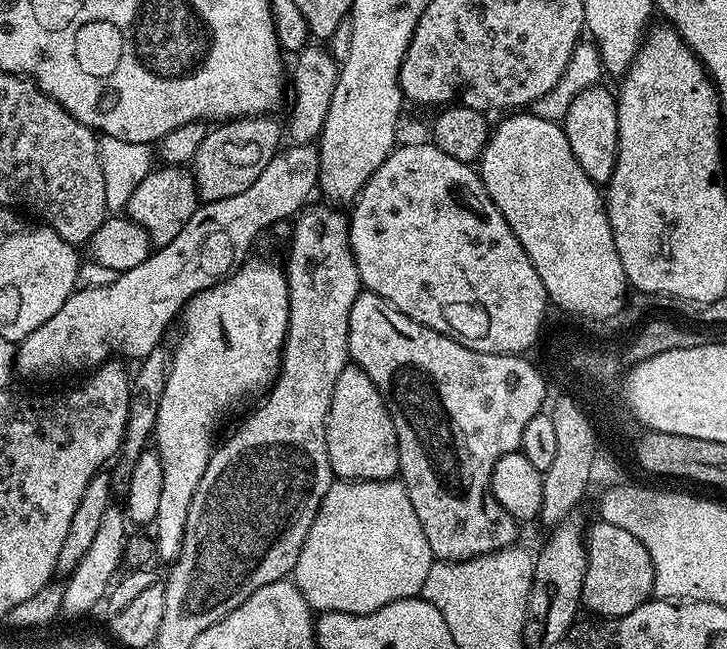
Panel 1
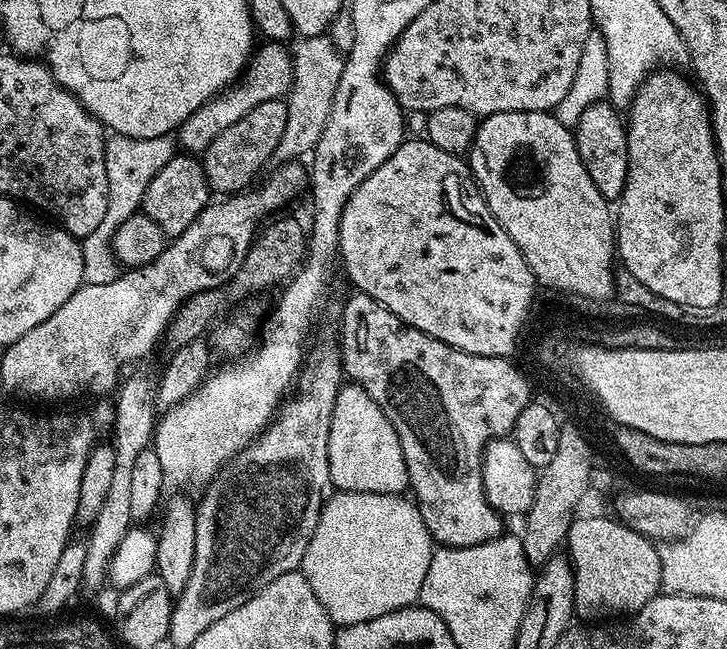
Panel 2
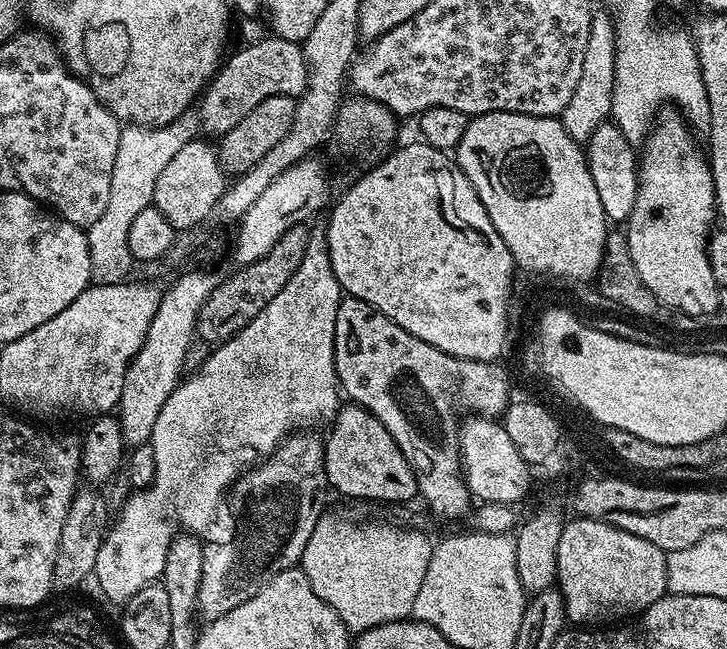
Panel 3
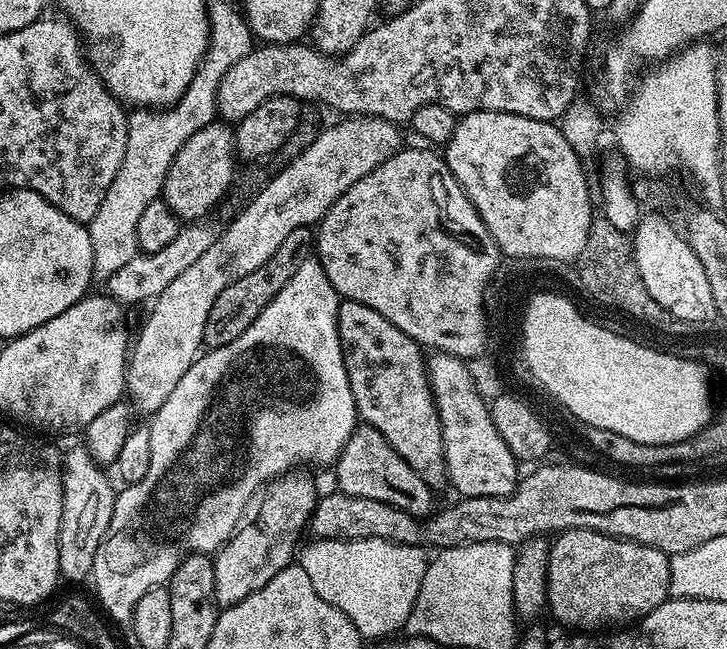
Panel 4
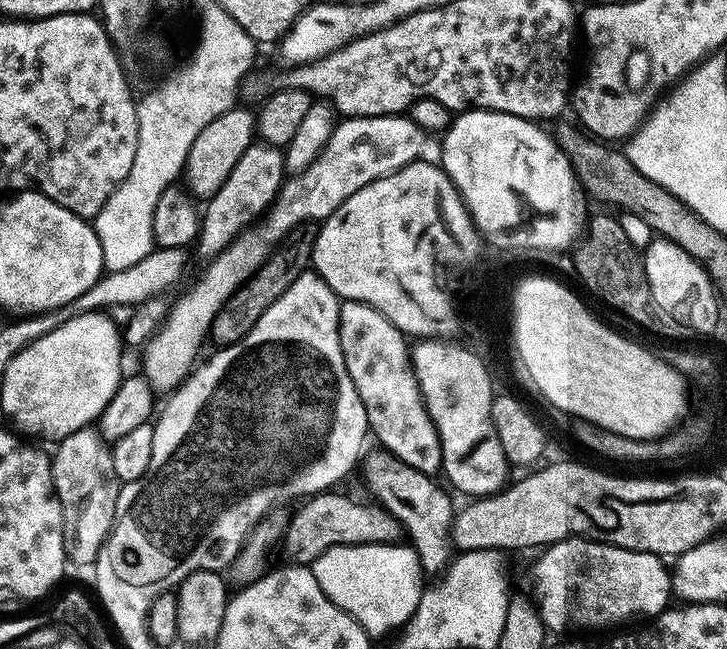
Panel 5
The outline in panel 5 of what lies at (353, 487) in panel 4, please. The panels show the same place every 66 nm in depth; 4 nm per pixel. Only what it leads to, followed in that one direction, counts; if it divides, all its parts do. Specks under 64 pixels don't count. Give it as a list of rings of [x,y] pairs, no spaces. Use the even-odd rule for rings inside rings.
[[[383,450],[369,451],[363,457],[364,484],[375,503],[381,505],[404,528],[411,547],[416,549],[420,559],[419,567],[428,572],[443,573],[450,563],[450,529],[454,507],[452,500],[439,488],[433,477],[414,470],[414,466],[406,466],[394,454]]]

